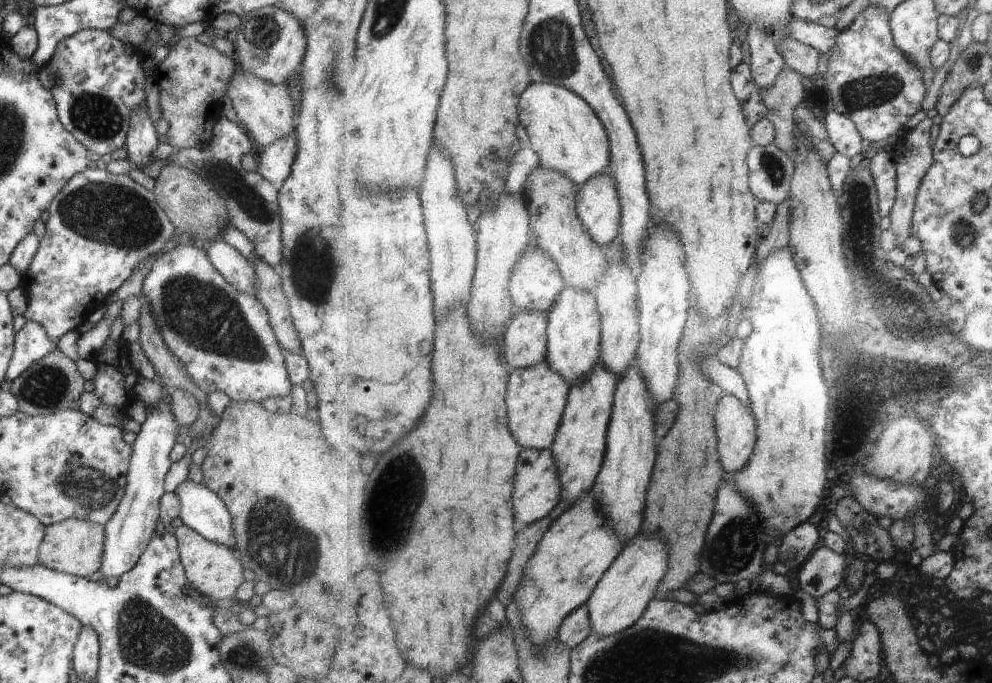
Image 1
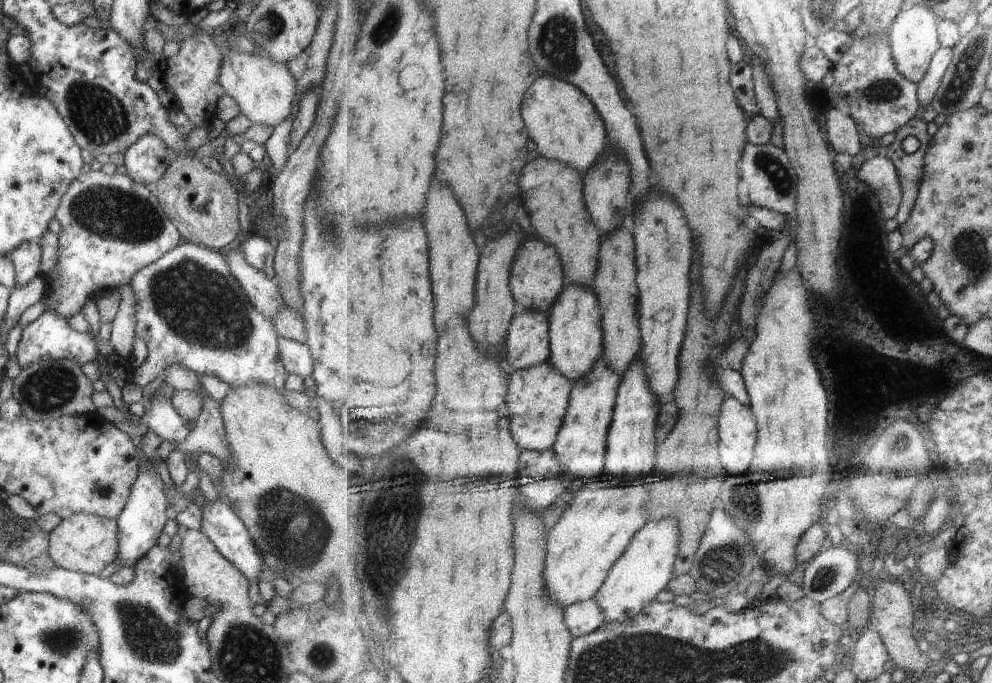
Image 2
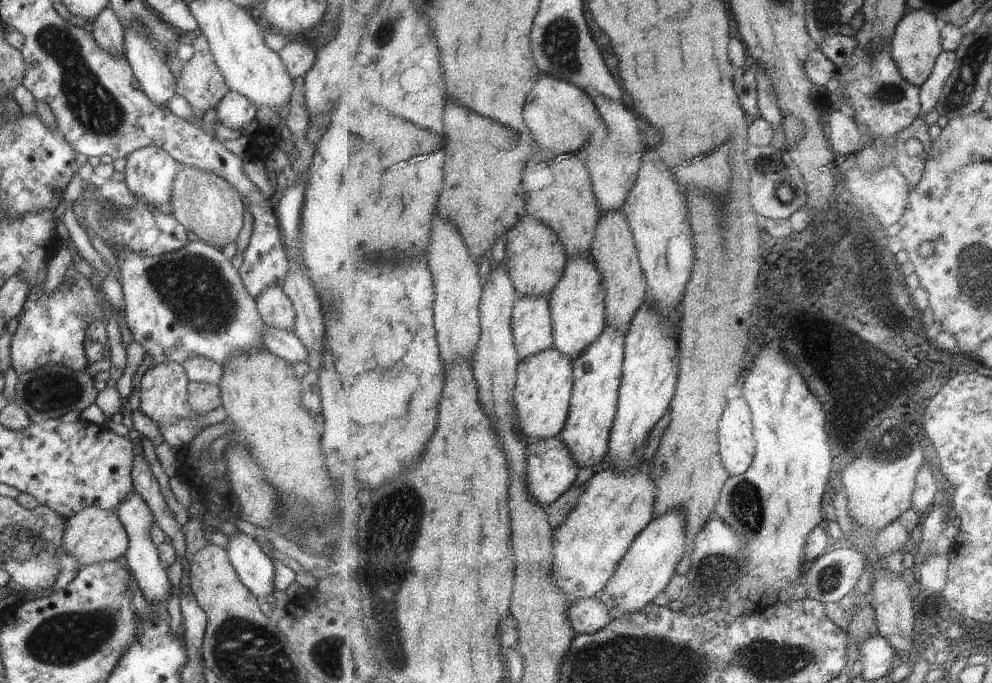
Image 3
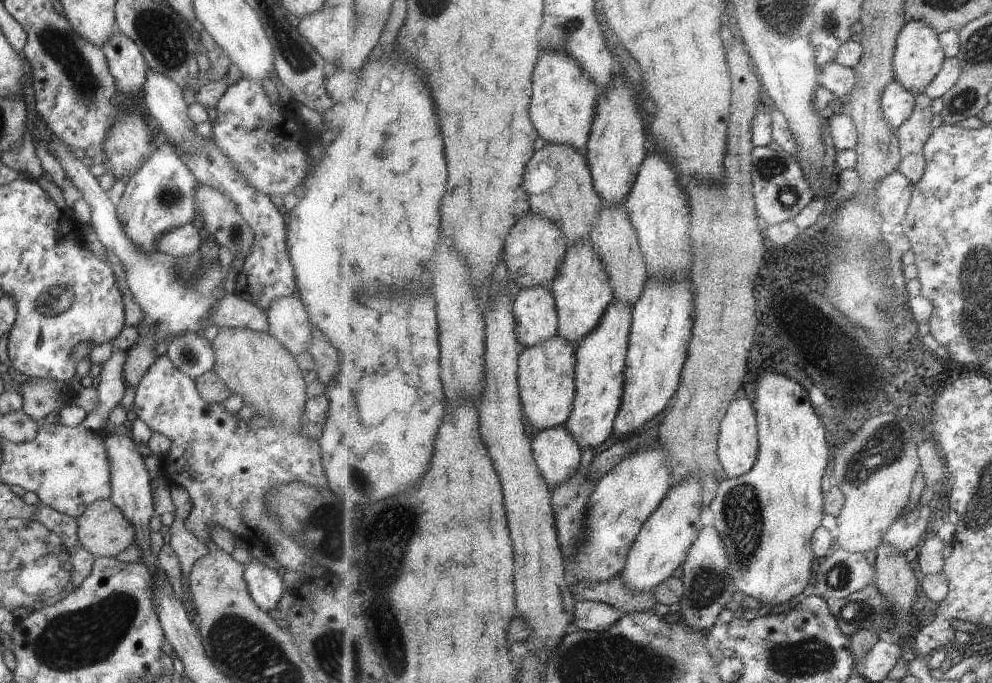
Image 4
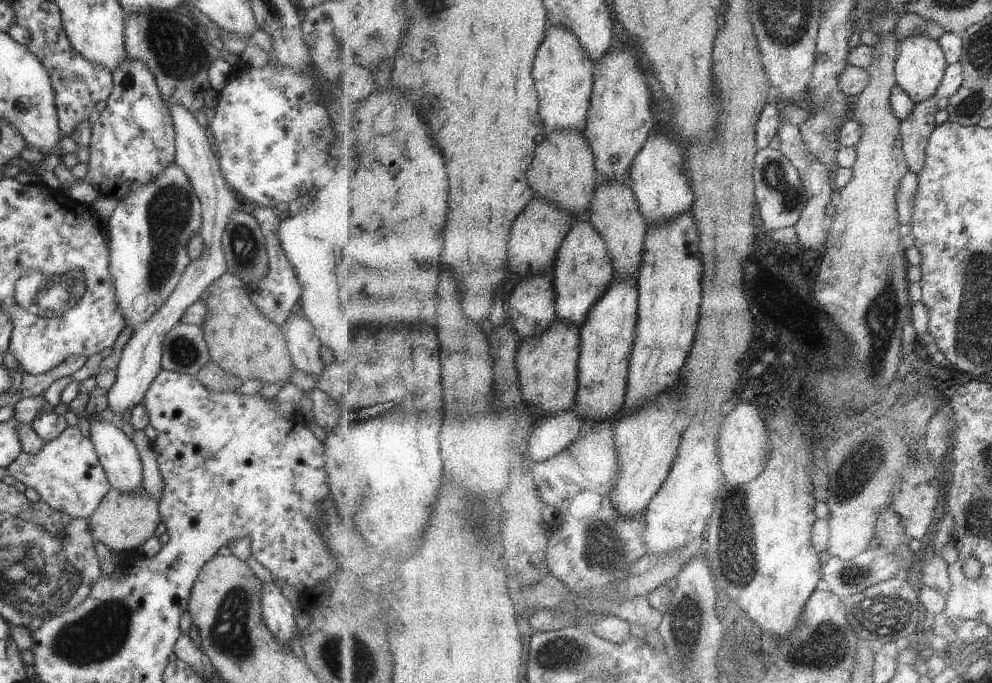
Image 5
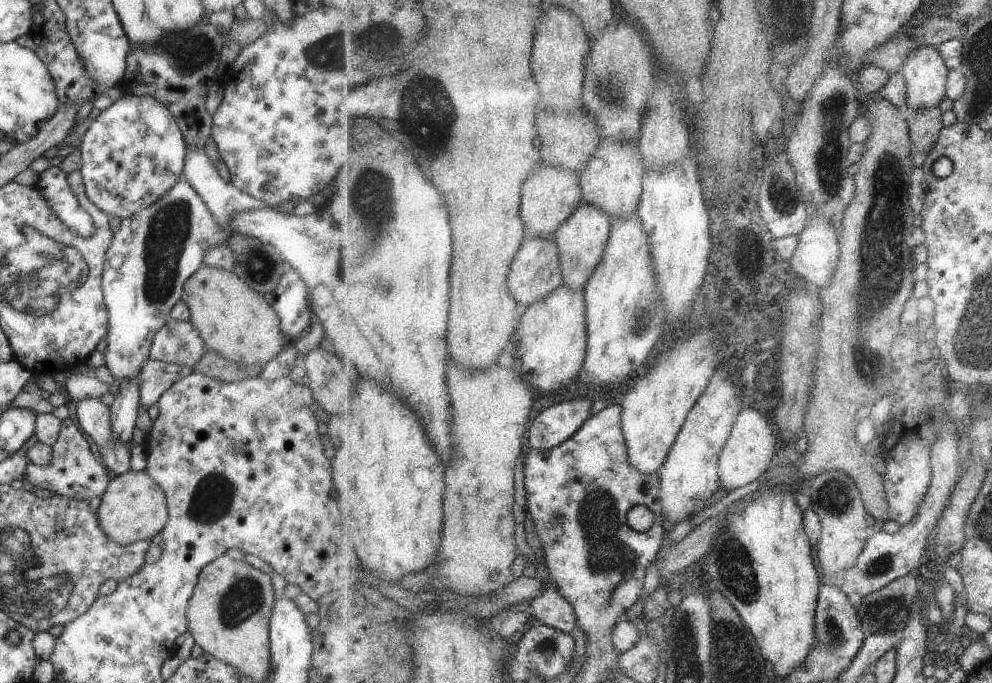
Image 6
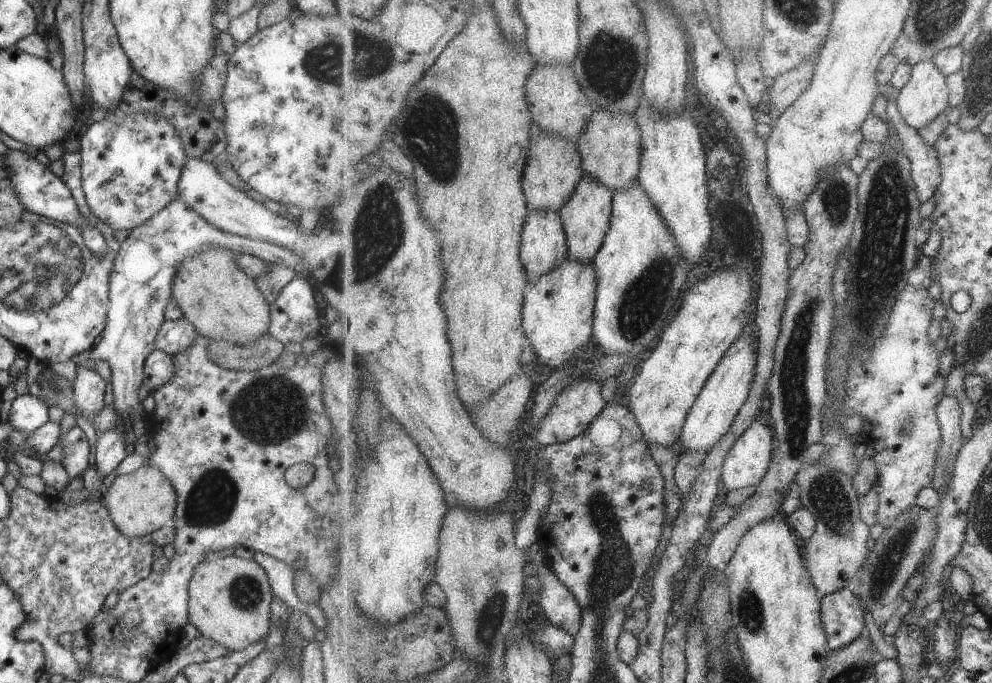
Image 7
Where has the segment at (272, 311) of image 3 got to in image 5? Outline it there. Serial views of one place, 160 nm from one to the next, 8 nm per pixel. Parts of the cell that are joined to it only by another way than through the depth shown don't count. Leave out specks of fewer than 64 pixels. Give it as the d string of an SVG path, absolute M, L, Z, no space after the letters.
M289 312L280 327L293 369L312 374L317 379L325 360L320 360L320 340L313 332L313 326L303 315Z

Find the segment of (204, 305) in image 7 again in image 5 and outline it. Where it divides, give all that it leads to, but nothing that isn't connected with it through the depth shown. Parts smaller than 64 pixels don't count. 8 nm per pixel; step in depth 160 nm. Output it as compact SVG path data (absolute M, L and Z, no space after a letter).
M229 272L207 286L204 299L207 318L200 328L203 330L210 361L229 376L239 380L259 380L262 384L285 384L294 373L285 337L280 326L271 324L261 312L249 302L249 291L241 278Z

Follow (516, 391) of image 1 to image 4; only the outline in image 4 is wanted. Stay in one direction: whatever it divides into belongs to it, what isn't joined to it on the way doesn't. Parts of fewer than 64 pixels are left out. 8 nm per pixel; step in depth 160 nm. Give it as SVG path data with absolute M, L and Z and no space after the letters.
M557 335L548 343L526 348L521 354L521 370L518 372L521 402L527 423L539 431L561 427L567 424L567 420L572 416L577 395L576 350L576 345L569 344Z

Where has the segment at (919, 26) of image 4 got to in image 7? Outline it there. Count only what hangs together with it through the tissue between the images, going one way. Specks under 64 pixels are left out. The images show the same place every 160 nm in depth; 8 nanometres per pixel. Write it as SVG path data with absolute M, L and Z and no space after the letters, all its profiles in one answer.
M933 60L912 66L911 80L900 90L898 110L903 122L918 132L950 106L948 78Z

